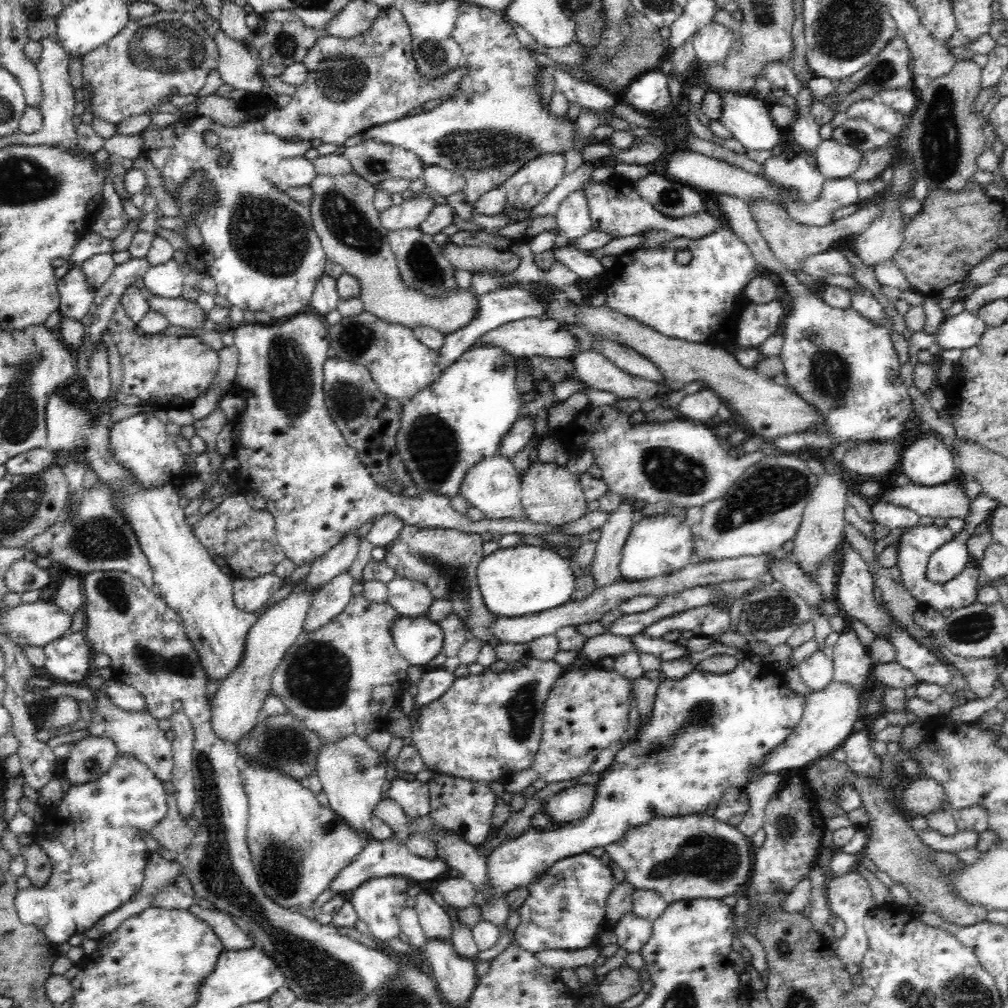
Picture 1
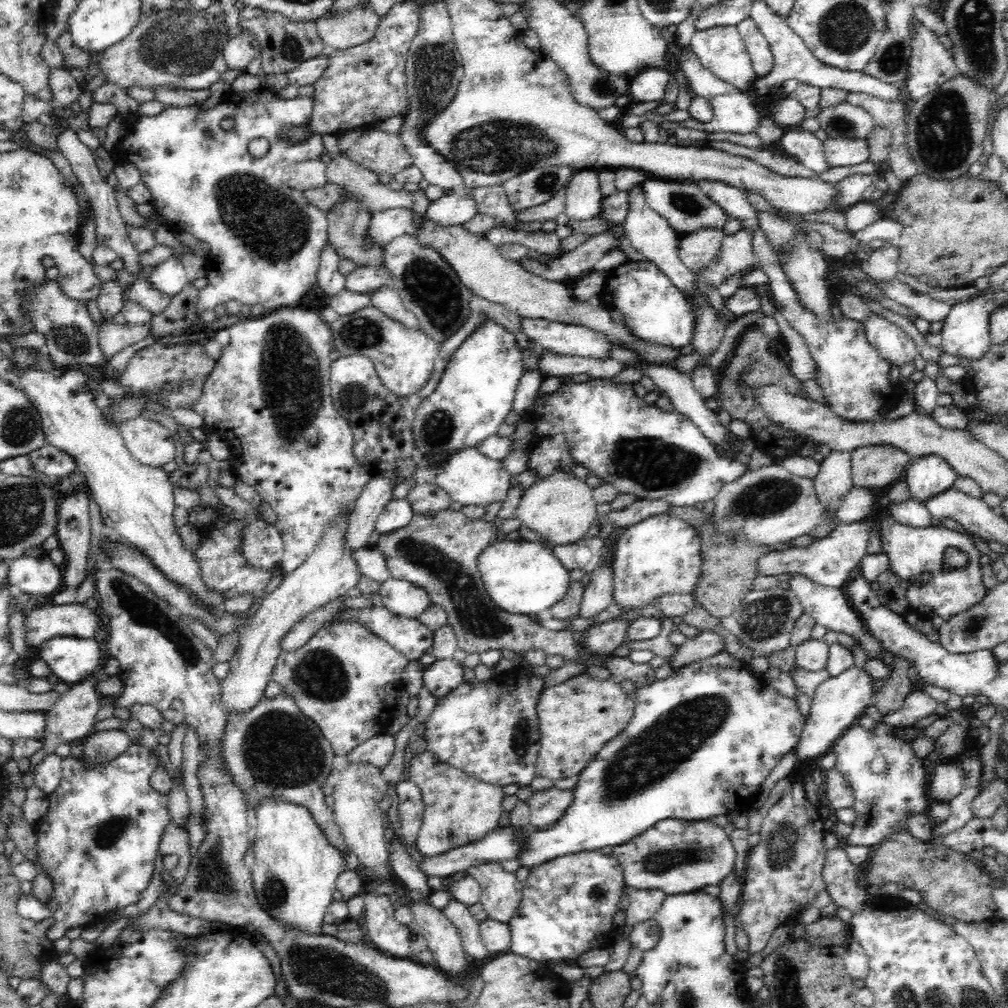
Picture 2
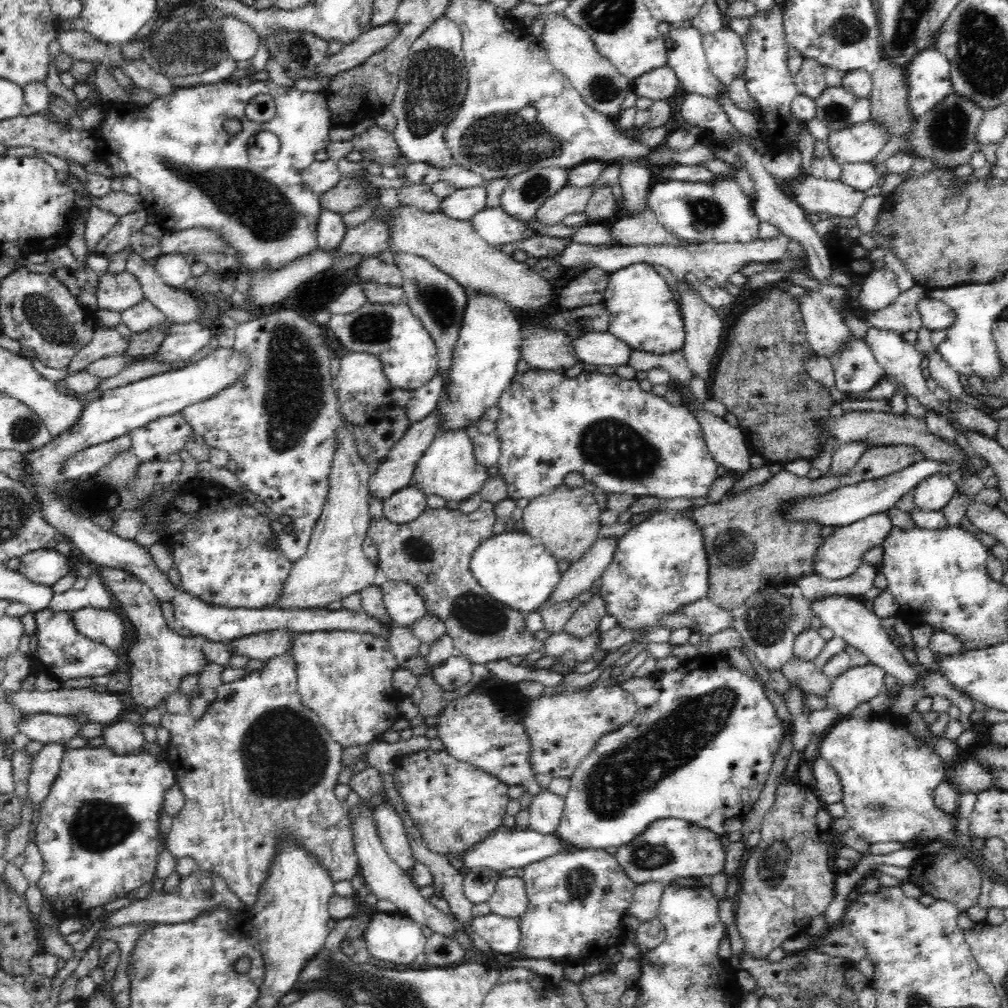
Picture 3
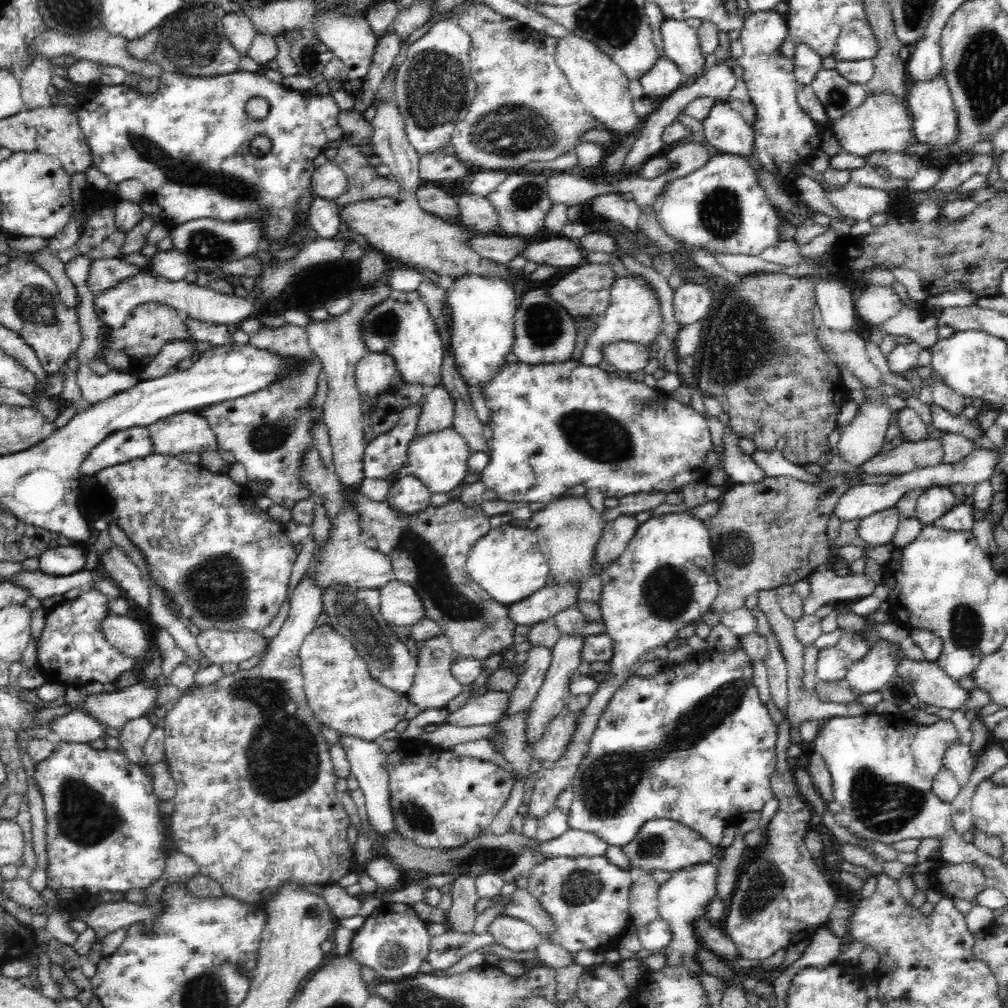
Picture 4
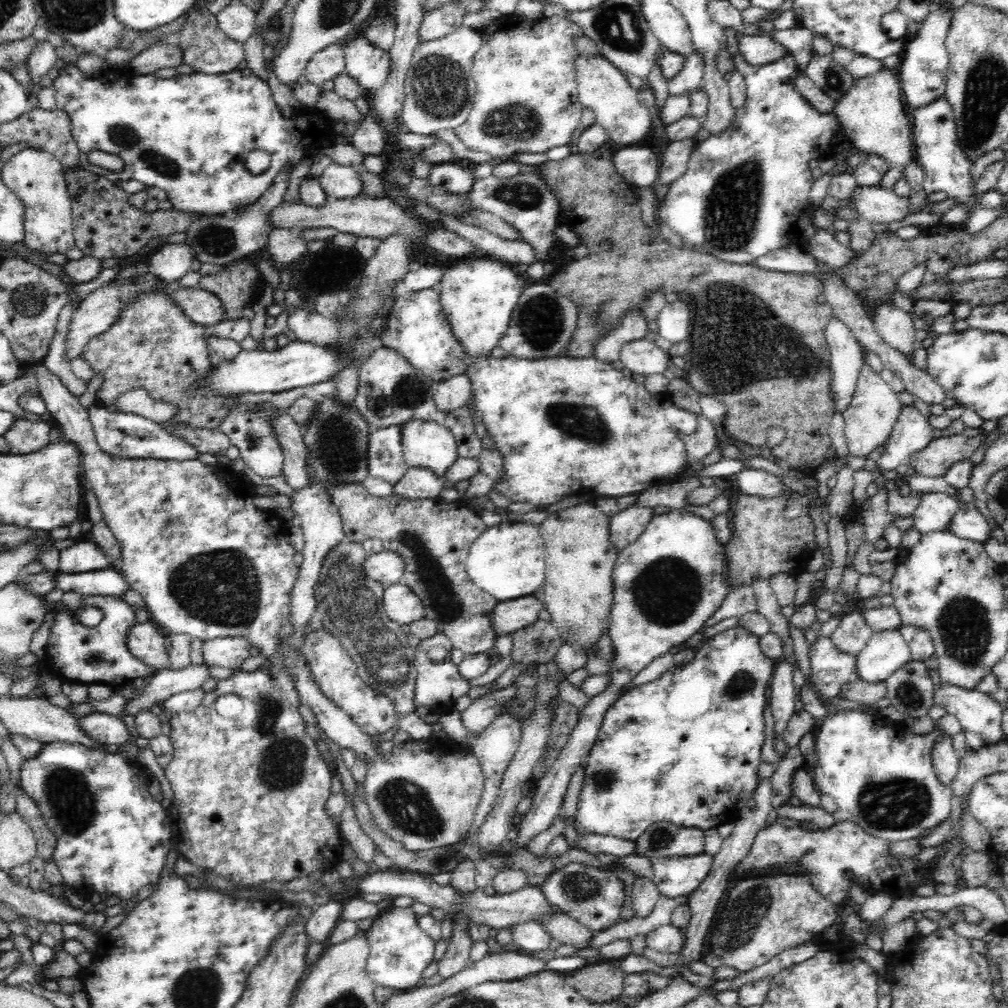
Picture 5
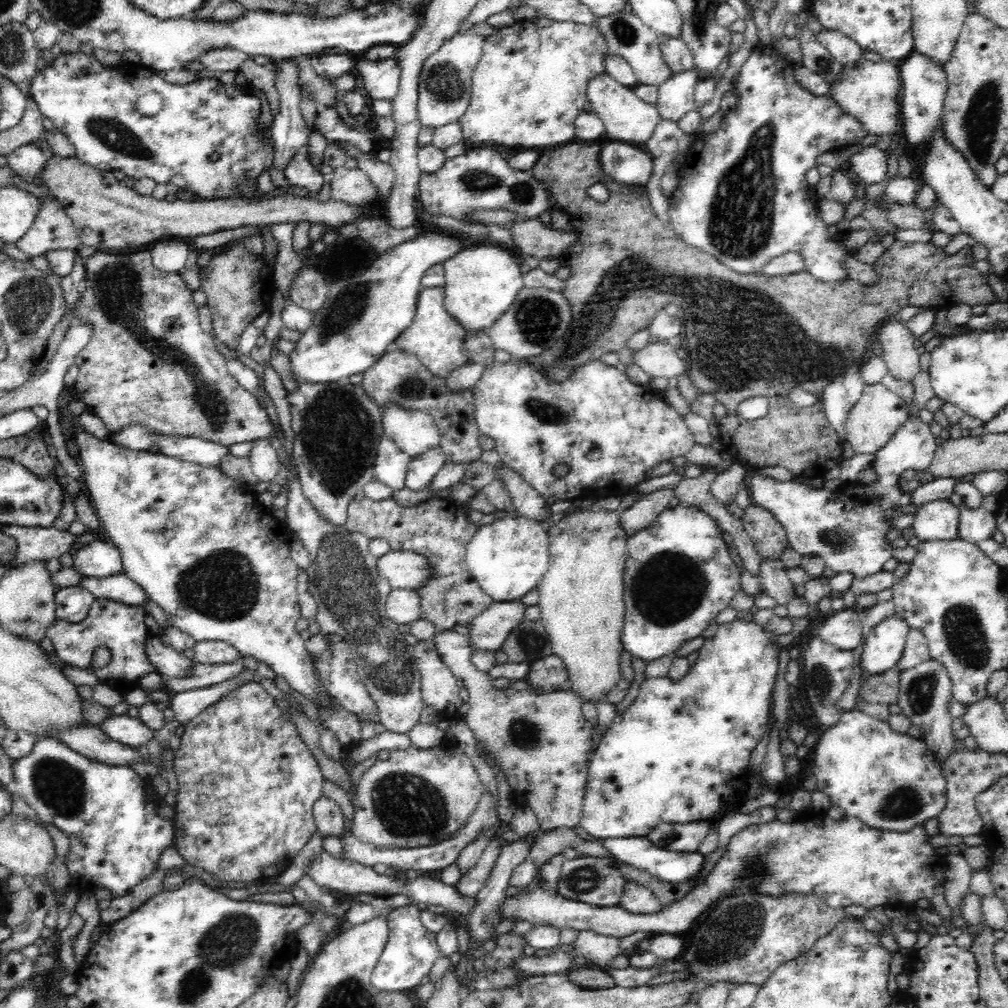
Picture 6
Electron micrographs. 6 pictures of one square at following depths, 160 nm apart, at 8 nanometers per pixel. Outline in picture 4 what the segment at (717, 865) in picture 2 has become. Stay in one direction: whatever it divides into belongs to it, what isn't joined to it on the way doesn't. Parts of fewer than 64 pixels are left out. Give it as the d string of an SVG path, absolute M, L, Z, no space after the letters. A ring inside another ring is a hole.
M662 818L645 823L636 838L623 846L623 852L628 856L631 868L650 871L659 868L676 873L680 869L691 868L692 865L707 864L714 858L713 848L714 845L704 840L696 830L671 819Z

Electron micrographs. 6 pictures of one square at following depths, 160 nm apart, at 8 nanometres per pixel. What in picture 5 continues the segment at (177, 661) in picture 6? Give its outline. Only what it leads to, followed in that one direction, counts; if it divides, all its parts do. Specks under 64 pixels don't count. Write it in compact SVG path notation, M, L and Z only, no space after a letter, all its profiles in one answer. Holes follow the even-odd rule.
M150 622L133 624L125 634L125 646L128 652L139 658L154 671L170 669L170 655L166 650L166 639L160 630Z

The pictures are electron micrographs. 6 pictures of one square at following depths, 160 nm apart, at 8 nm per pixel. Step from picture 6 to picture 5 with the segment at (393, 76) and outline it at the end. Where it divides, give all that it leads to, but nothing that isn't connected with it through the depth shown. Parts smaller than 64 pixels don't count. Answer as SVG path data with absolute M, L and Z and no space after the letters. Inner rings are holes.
M362 34L342 39L338 44L344 49L347 74L360 82L364 92L372 94L378 91L385 84L391 70L390 53L369 44Z

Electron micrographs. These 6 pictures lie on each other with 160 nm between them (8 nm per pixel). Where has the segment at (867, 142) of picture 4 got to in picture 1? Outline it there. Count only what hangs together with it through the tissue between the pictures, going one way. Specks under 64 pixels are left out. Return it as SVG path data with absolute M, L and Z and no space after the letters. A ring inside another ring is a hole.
M833 139L822 140L814 156L817 169L830 180L850 177L858 170L863 157L856 148Z

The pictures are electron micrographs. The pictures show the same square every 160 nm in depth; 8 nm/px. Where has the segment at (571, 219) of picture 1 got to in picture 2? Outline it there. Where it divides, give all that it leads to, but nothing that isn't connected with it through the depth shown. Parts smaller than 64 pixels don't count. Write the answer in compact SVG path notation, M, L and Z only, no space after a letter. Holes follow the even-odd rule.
M594 168L575 170L567 182L566 215L574 220L588 220L601 212L603 200L598 179L598 170Z

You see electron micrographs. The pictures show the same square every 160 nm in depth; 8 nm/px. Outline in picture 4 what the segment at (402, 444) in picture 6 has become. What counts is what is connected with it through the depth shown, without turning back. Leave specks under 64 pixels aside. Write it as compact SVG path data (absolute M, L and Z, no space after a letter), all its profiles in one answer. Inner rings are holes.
M450 426L438 432L423 434L410 441L405 472L420 479L432 494L448 493L457 486L465 486L462 485L462 481L469 473L467 460L471 453L464 437Z

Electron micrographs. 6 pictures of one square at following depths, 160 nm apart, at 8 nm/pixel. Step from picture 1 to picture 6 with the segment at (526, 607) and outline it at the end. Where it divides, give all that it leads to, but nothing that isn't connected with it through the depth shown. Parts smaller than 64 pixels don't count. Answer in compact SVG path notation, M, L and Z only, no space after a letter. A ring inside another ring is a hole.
M508 514L495 519L491 524L482 525L467 546L465 562L472 572L476 583L495 602L520 600L526 593L537 588L549 566L549 537L547 529L539 522L520 516Z

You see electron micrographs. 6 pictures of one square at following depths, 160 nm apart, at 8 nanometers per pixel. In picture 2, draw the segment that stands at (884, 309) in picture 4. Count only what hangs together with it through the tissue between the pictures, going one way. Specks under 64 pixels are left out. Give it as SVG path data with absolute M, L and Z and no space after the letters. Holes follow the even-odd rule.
M885 242L883 247L868 249L868 257L861 261L861 269L873 284L882 284L896 279L899 272L899 248L896 244Z

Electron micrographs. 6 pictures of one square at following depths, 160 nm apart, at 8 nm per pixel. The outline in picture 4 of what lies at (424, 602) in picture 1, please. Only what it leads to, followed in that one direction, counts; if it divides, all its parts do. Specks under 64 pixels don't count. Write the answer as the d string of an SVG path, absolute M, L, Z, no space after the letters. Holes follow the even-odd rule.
M391 581L379 593L381 614L390 625L411 628L426 617L423 601L412 586Z

